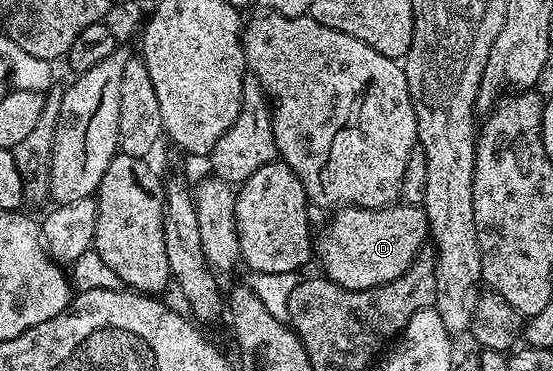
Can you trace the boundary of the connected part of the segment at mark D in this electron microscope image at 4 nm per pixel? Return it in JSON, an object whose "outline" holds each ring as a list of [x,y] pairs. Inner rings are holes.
{"outline":[[[393,202],[386,208],[347,207],[333,214],[332,228],[316,240],[323,275],[346,290],[366,290],[394,282],[418,259],[420,247],[429,239],[423,207],[403,202]]]}

